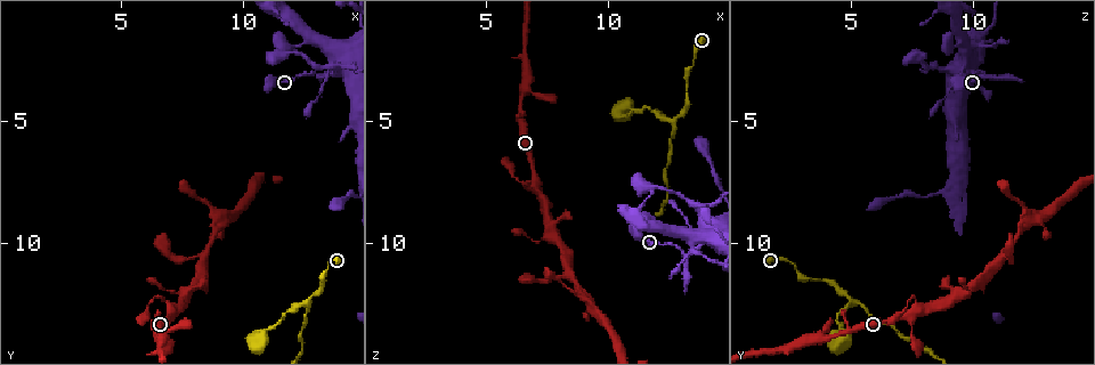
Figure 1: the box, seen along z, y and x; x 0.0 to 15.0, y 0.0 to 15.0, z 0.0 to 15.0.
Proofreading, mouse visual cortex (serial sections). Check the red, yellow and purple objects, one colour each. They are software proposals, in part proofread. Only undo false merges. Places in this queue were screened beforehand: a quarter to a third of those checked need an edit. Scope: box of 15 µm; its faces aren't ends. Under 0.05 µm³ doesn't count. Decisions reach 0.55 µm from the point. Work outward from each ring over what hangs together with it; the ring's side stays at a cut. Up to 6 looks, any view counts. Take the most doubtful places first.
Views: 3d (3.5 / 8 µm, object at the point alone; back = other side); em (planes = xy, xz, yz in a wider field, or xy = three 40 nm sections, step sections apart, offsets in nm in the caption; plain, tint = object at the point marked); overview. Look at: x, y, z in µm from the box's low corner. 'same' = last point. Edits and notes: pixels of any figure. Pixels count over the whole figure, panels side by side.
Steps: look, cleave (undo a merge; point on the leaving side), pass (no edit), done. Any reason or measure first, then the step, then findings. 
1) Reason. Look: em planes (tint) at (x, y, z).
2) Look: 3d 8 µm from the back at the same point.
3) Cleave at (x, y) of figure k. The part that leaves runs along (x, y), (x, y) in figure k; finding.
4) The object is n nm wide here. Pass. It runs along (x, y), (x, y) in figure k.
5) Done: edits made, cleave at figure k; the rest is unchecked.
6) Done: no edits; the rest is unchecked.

Sharp bend. Look: 3d 3.5 µm at (6.6, 12.1, 7.6).

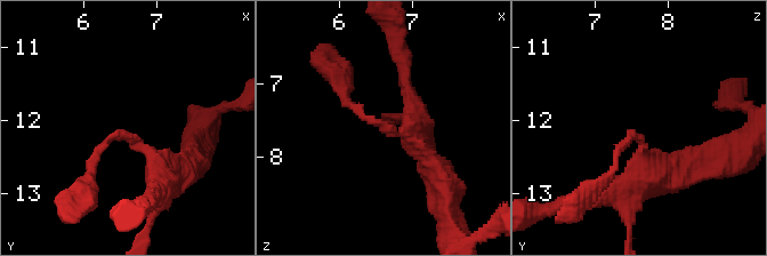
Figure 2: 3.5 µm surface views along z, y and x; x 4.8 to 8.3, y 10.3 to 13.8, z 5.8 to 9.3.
The arms are 100, 400 nm wide. Look: em xy step 3 (tint) at (6.55, 12.20, 7.55).

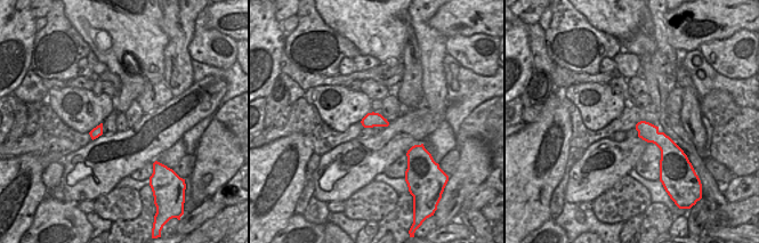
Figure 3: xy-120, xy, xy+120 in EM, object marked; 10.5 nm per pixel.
Look: em xy step 2 (tint) at the same point.

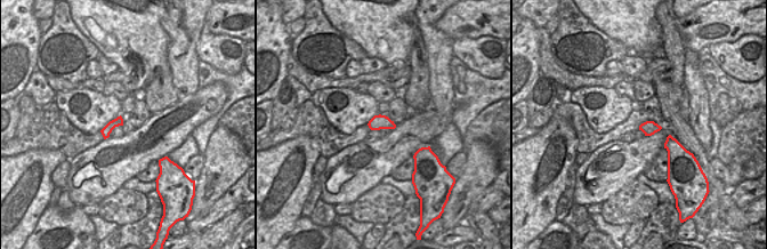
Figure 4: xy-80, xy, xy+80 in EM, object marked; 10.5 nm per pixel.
Pass. All the same cell.

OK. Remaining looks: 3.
Three-way junction. Look: em xy step 5 (tint) at (12.6, 12.5, 5.0).

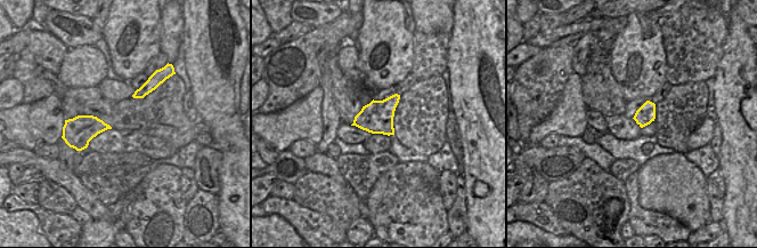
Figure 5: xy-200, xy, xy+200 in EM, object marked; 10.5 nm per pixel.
Look: 3d 3.5 µm at the same point.

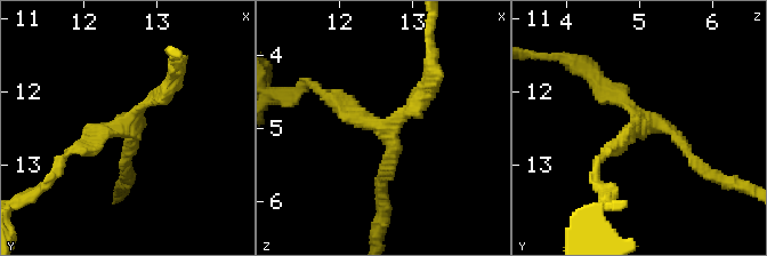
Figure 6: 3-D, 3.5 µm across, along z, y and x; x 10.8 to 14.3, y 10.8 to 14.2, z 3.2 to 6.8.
The arms are 150, 200, 250 nm wide. Pass. It runs along (172, 79), (131, 121), (71, 152) in figure 6; all the same cell.

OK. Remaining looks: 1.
Done: no edits; the rest is unchecked.

